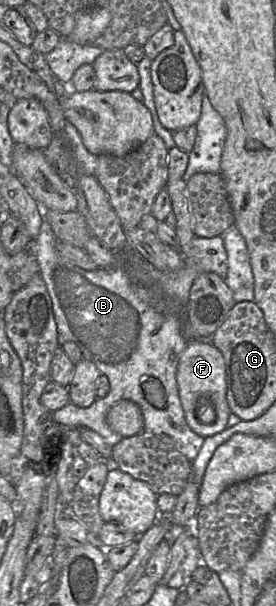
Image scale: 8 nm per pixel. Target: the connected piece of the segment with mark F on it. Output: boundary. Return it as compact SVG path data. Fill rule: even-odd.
M190 340L178 362L176 380L179 398L183 408L185 420L191 430L197 435L208 438L227 428L227 421L231 413L226 399L226 366L222 353L210 340ZM212 402L215 418L201 422L196 418L197 403Z

